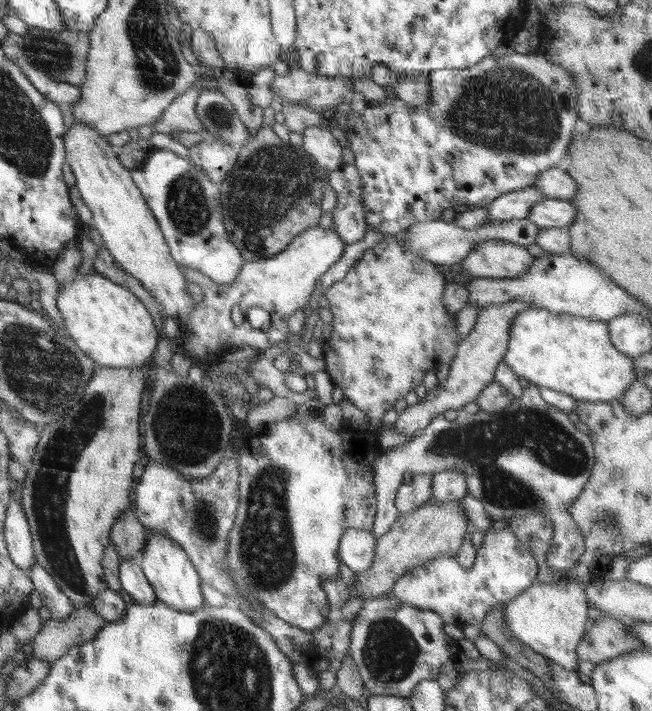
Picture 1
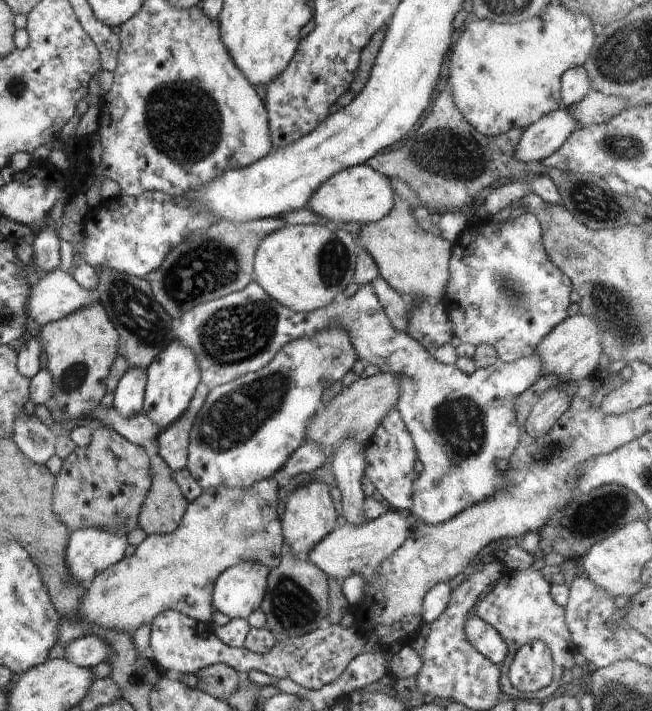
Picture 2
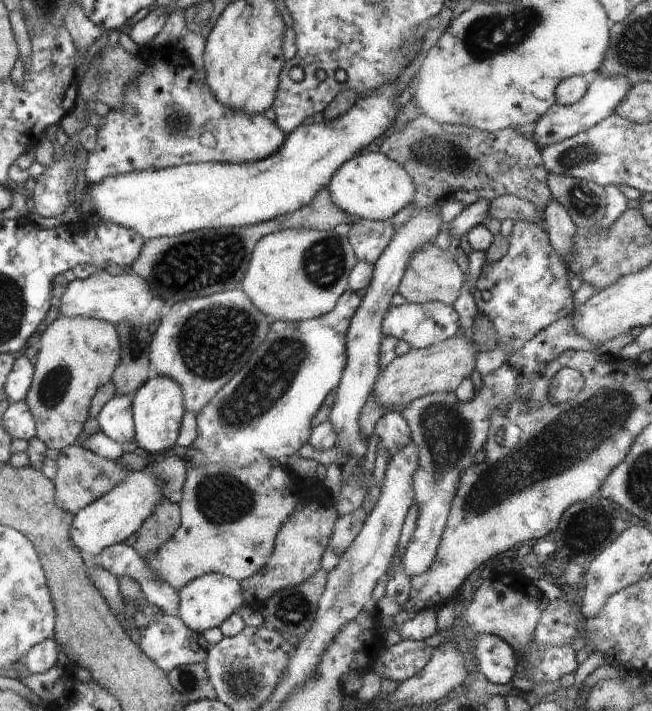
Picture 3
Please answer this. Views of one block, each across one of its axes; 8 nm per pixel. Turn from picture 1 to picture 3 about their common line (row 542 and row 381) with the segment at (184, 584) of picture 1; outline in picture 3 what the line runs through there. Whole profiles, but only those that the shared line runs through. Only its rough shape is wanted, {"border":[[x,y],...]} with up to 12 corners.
{"border":[[173,378],[133,394],[135,440],[150,458],[177,444],[185,410]]}

